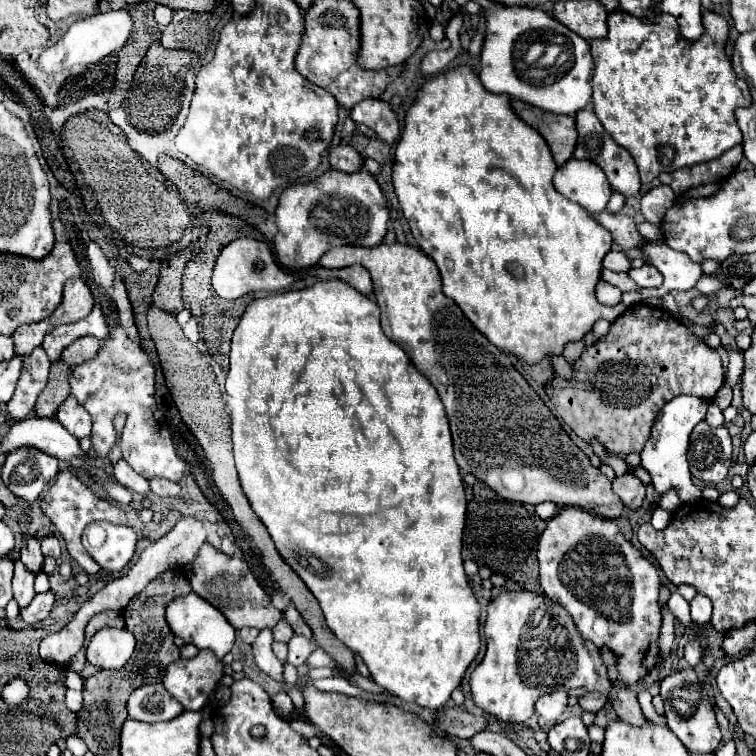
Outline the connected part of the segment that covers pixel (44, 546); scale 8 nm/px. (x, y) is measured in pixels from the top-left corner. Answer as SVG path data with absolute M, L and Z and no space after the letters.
M55 536L43 538L41 540L41 550L43 550L43 556L51 556L51 558L61 556L61 546L59 546L59 540Z

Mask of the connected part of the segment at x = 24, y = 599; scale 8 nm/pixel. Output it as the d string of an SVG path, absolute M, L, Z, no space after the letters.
M15 560L13 594L15 594L15 600L19 602L19 608L25 608L31 602L31 598L35 596L33 582L35 582L35 576L31 576L31 572L27 572L27 568L23 568L21 560Z

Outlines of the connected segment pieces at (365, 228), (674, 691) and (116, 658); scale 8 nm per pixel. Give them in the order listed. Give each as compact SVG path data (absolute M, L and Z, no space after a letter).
M331 170L309 184L283 190L277 206L277 236L273 240L277 260L285 268L315 266L333 246L377 246L387 234L389 210L377 180L359 170L353 174Z
M693 668L677 670L665 676L659 688L661 688L661 698L665 702L665 716L667 716L669 730L677 734L677 738L685 744L689 752L699 752L699 754L715 752L715 748L721 744L721 730L715 718L713 702L709 700L707 692L703 690L695 670Z
M101 628L87 644L87 662L103 668L117 670L127 664L135 648L135 638L127 628Z

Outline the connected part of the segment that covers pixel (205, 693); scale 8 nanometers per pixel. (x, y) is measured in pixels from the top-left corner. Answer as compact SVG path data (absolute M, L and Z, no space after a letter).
M201 650L191 660L179 658L169 664L163 676L163 686L175 700L183 704L185 710L201 710L221 676L221 660L215 660L213 652Z

